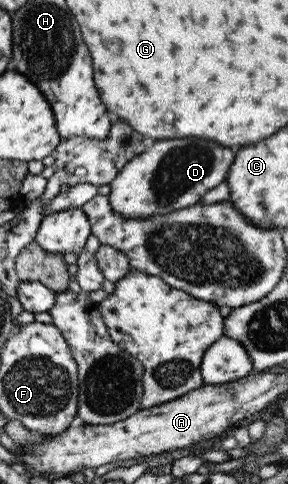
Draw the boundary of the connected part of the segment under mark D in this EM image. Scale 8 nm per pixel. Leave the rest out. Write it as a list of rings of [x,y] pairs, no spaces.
[[[202,138],[150,141],[147,149],[131,158],[110,183],[113,210],[124,218],[150,218],[152,215],[188,208],[227,179],[234,152],[226,146]]]

